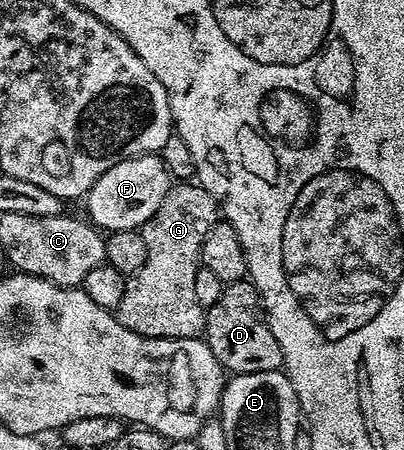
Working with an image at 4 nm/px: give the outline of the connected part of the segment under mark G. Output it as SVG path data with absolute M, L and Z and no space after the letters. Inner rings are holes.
M175 183L161 199L161 207L141 232L147 254L145 267L127 277L125 295L117 310L119 322L143 337L199 337L205 329L205 307L197 303L193 279L201 268L205 235L214 227L221 210L198 183Z

